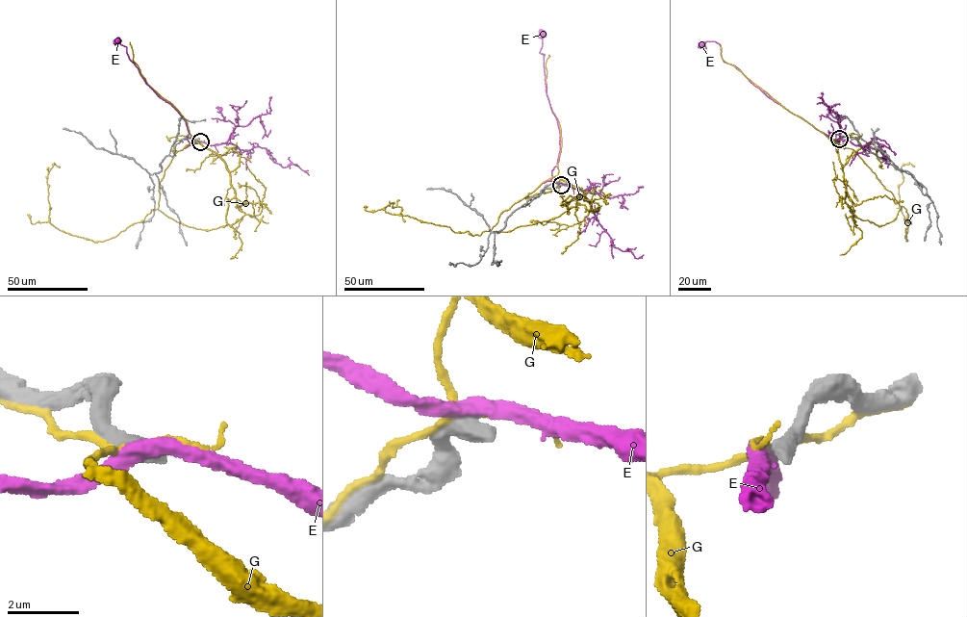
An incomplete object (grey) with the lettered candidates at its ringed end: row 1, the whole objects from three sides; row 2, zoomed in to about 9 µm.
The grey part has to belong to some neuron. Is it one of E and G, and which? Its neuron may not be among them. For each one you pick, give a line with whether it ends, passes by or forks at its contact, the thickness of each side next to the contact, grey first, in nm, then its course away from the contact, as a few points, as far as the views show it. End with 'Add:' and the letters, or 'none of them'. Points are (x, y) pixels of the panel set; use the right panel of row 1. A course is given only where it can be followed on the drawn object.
Add: none of them

